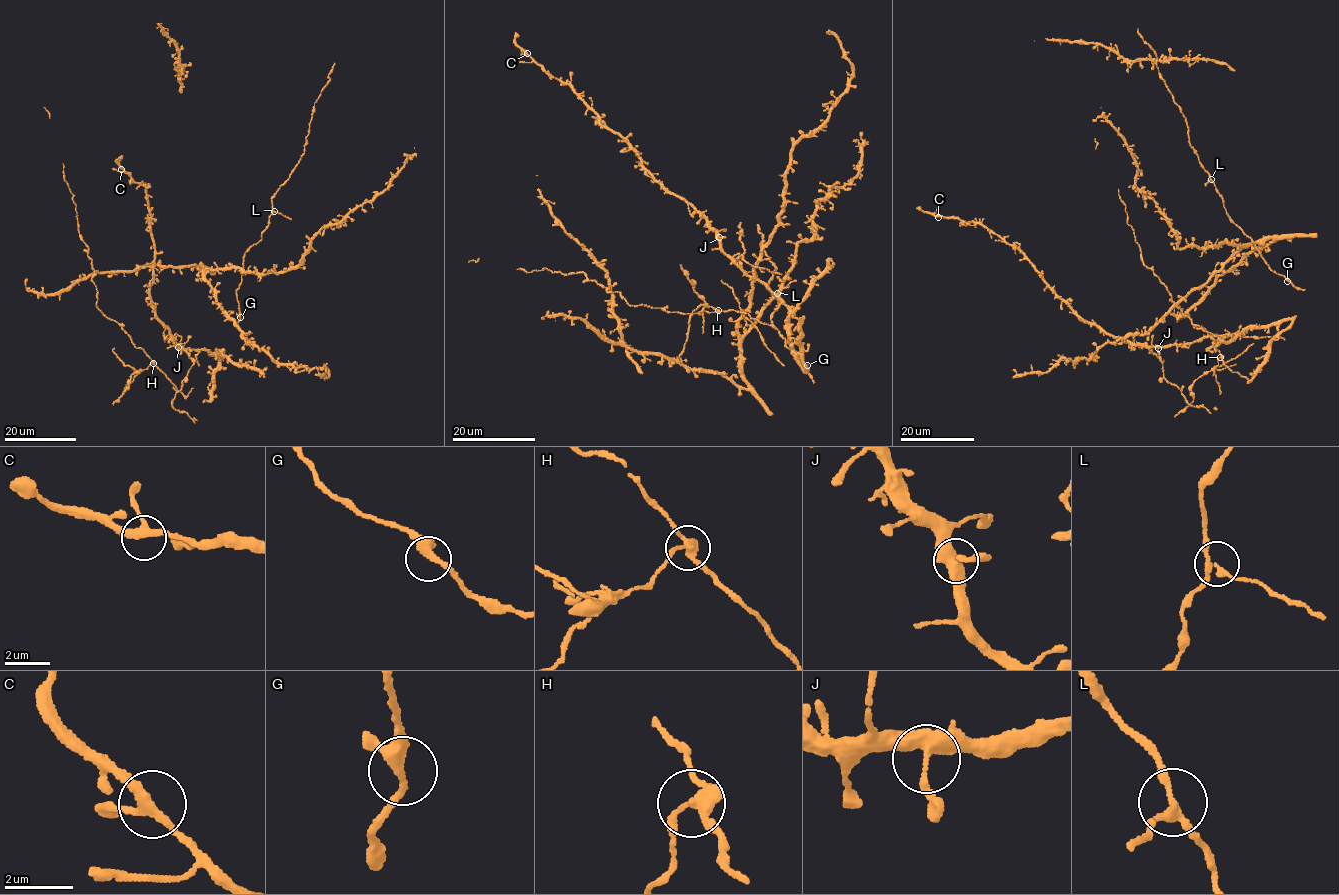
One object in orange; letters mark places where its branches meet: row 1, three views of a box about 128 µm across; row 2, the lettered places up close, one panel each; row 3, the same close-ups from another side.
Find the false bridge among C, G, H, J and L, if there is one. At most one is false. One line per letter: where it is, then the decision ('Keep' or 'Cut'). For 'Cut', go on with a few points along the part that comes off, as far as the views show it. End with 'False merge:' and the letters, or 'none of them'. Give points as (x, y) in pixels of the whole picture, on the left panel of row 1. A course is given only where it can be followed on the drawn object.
C: Place: (121, 169). Keep
G: Place: (240, 317). Keep
H: Place: (153, 363). Cut. Course of the part to remove: (153, 363), (132, 373), (129, 387), (112, 404)
J: Place: (178, 347). Keep
L: Place: (274, 211). Keep
False merge: H

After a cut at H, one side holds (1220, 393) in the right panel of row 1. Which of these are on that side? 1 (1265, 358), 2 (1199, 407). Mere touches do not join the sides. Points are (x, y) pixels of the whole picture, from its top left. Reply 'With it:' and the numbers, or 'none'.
With it: none

